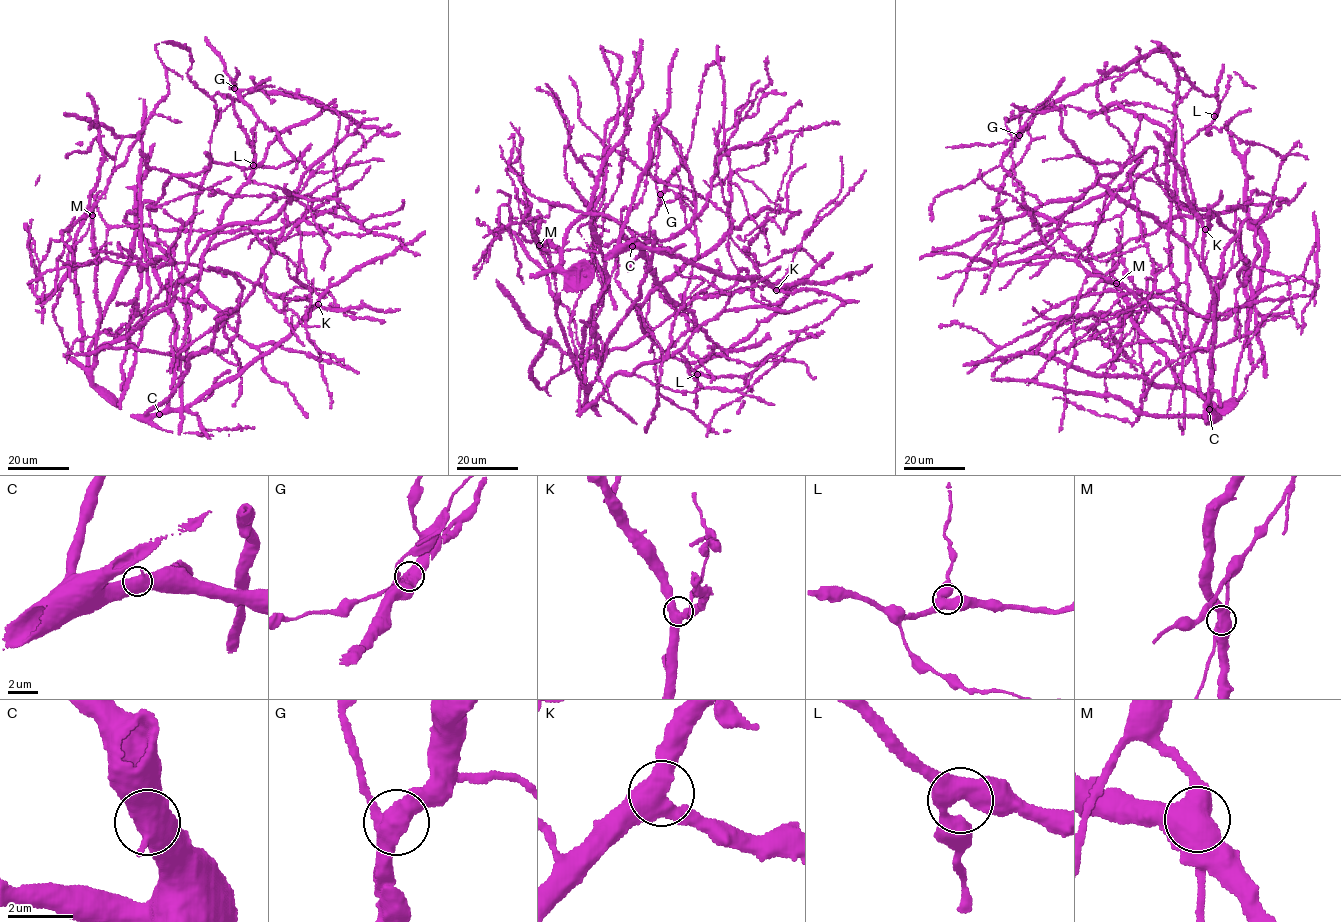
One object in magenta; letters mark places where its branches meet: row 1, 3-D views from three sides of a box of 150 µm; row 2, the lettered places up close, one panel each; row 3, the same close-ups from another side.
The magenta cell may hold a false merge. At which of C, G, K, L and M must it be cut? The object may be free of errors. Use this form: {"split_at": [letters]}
{"split_at": []}

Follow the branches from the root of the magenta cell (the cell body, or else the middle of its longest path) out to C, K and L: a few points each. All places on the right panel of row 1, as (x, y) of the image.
C: (1251, 285), (1237, 236), (1225, 250), (1221, 277), (1216, 279), (1214, 337), (1209, 346), (1213, 366), (1209, 409)
K: (1251, 285), (1237, 236), (1225, 250), (1216, 279), (1210, 392), (1215, 306), (1203, 266), (1205, 229)
L: (1251, 285), (1237, 236), (1214, 278), (1192, 248), (1196, 209), (1183, 146), (1214, 116)

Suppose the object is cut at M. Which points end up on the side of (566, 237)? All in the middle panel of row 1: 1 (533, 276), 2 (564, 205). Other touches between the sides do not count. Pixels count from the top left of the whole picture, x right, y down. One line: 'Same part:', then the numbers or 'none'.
Same part: 1, 2

